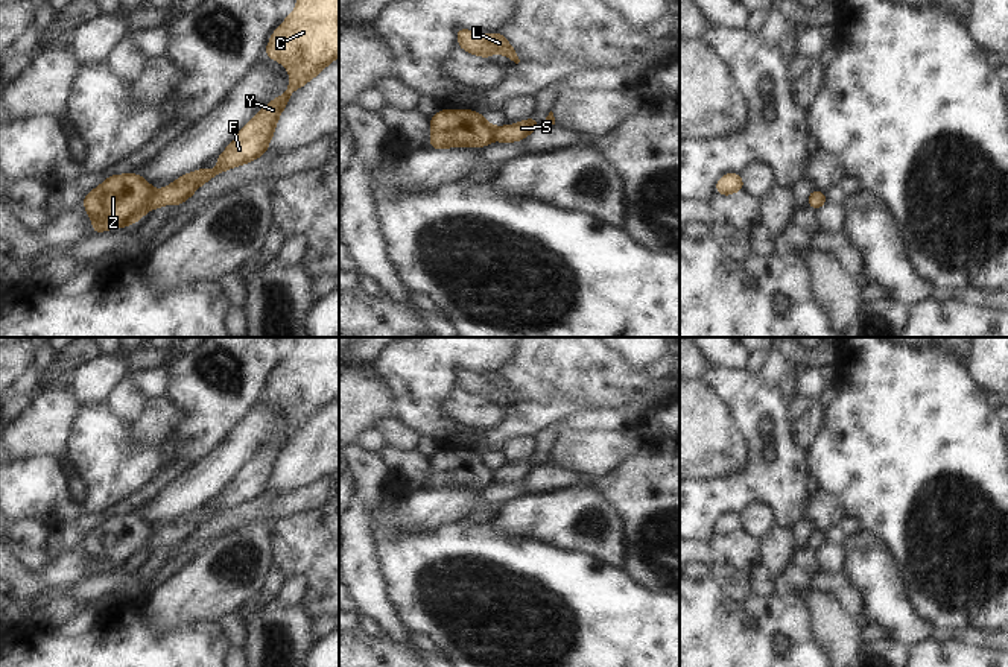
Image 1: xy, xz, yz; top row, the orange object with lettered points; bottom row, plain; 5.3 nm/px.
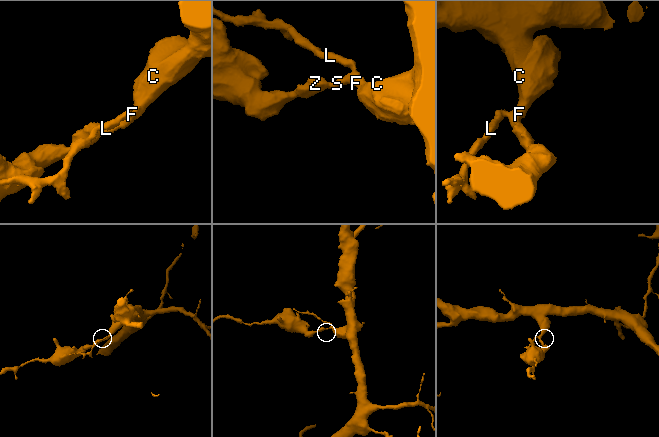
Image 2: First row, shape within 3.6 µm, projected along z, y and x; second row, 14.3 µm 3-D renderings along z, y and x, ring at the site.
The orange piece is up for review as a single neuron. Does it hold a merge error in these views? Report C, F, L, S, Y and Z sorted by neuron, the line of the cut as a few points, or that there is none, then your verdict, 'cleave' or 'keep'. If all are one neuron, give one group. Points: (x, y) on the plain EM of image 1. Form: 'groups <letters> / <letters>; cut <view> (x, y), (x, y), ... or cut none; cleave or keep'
groups C F L S Y / Z; cut xy (155, 531), (148, 549); cleave

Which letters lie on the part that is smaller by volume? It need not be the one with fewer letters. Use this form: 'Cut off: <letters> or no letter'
Cut off: Z

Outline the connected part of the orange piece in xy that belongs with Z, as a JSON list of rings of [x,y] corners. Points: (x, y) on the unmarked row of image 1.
[[[111,515],[84,538],[93,573],[129,567],[147,552],[155,529],[140,515]]]

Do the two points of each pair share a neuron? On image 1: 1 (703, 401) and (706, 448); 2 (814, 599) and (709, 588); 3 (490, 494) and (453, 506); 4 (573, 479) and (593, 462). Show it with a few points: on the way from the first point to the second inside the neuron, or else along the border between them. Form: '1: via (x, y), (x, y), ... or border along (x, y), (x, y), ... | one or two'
1: via (703, 414), (703, 436) | one
2: border along (800, 594), (808, 605), (814, 632) | two
3: border along (490, 485), (481, 493), (479, 502) | two
4: border along (555, 464), (576, 470), (589, 482) | two

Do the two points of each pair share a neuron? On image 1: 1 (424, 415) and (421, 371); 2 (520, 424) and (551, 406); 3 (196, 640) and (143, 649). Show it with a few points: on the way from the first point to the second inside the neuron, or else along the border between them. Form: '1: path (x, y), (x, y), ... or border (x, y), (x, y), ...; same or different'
1: path (423, 404), (423, 382); same
2: path (528, 420), (543, 414); same
3: path (183, 649), (157, 649); same

